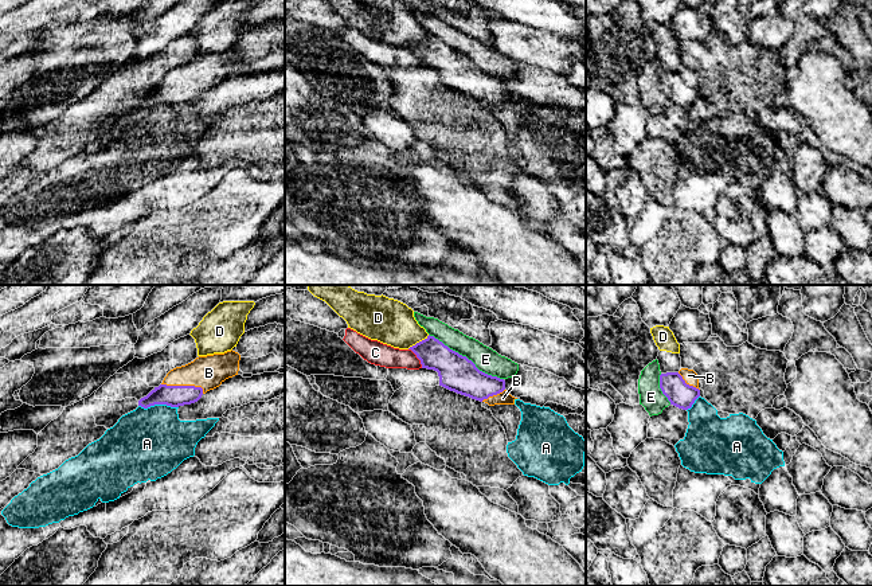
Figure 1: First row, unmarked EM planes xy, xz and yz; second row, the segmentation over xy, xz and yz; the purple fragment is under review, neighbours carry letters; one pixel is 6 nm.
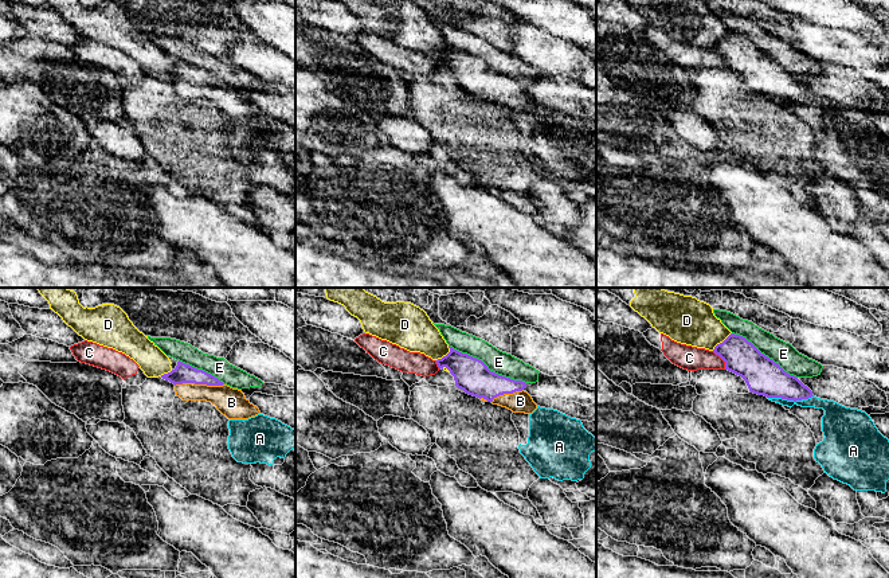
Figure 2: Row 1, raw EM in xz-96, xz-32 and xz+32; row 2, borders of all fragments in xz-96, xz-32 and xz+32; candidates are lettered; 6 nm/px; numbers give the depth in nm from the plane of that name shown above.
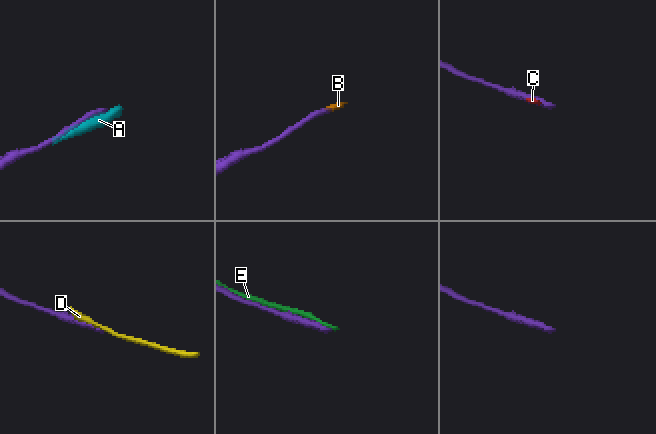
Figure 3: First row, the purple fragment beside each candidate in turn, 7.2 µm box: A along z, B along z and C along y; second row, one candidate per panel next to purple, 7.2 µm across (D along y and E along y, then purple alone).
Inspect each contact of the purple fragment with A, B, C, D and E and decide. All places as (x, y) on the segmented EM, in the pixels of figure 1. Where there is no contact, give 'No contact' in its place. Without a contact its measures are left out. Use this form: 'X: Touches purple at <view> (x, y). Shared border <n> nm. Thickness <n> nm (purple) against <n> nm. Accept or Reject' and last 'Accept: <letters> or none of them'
A: Touches purple at xy (159, 403). Shared border 240 nm. Thickness 130 nm (purple) against 420 nm. Reject
B: Touches purple at xy (184, 386). Shared border 260 nm. Thickness 130 nm (purple) against 200 nm. Accept
C: Touches purple at xz (417, 356). Shared border 150 nm. Thickness 200 nm (purple) against 140 nm. Reject
D: Touches purple at xz (419, 342). Shared border 160 nm. Thickness 190 nm (purple) against 280 nm. Reject
E: Touches purple at xz (465, 356). Shared border 550 nm. Thickness 220 nm (purple) against 140 nm. Reject
Accept: B

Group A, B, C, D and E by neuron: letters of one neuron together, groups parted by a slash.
A / B / C / D / E

